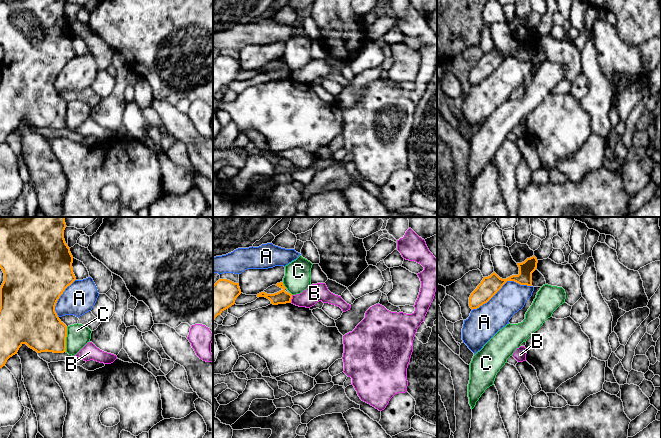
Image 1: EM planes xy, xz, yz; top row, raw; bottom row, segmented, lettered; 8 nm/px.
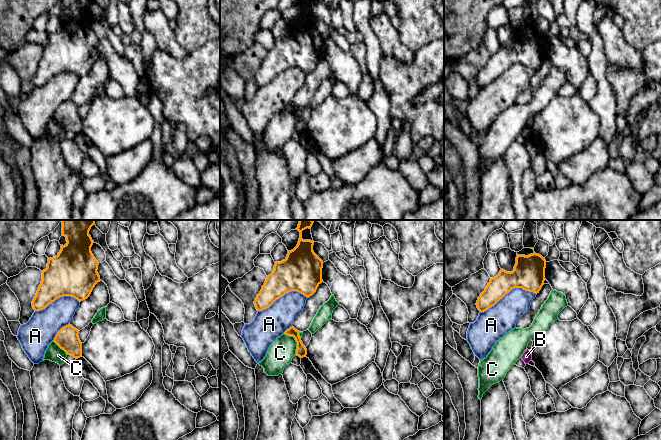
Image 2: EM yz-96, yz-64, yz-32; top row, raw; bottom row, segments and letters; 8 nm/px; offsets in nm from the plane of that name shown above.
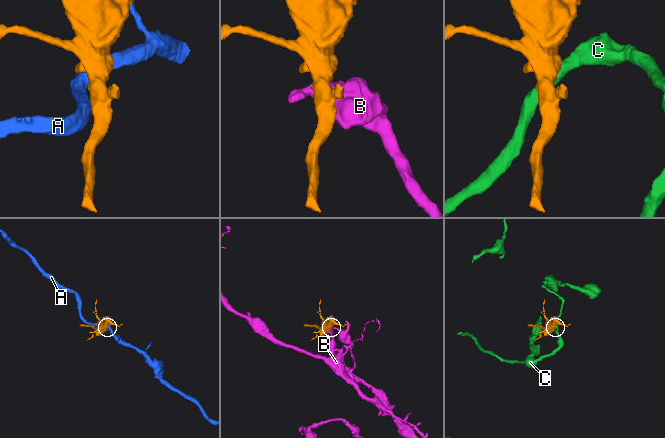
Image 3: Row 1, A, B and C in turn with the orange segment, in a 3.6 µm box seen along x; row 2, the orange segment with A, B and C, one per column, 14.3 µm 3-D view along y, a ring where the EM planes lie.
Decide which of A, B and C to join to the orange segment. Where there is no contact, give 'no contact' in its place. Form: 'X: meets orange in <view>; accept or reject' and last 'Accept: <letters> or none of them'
A: meets orange in yz; reject
B: meets orange in xz; reject
C: meets orange in xy; reject
Accept: none of them

